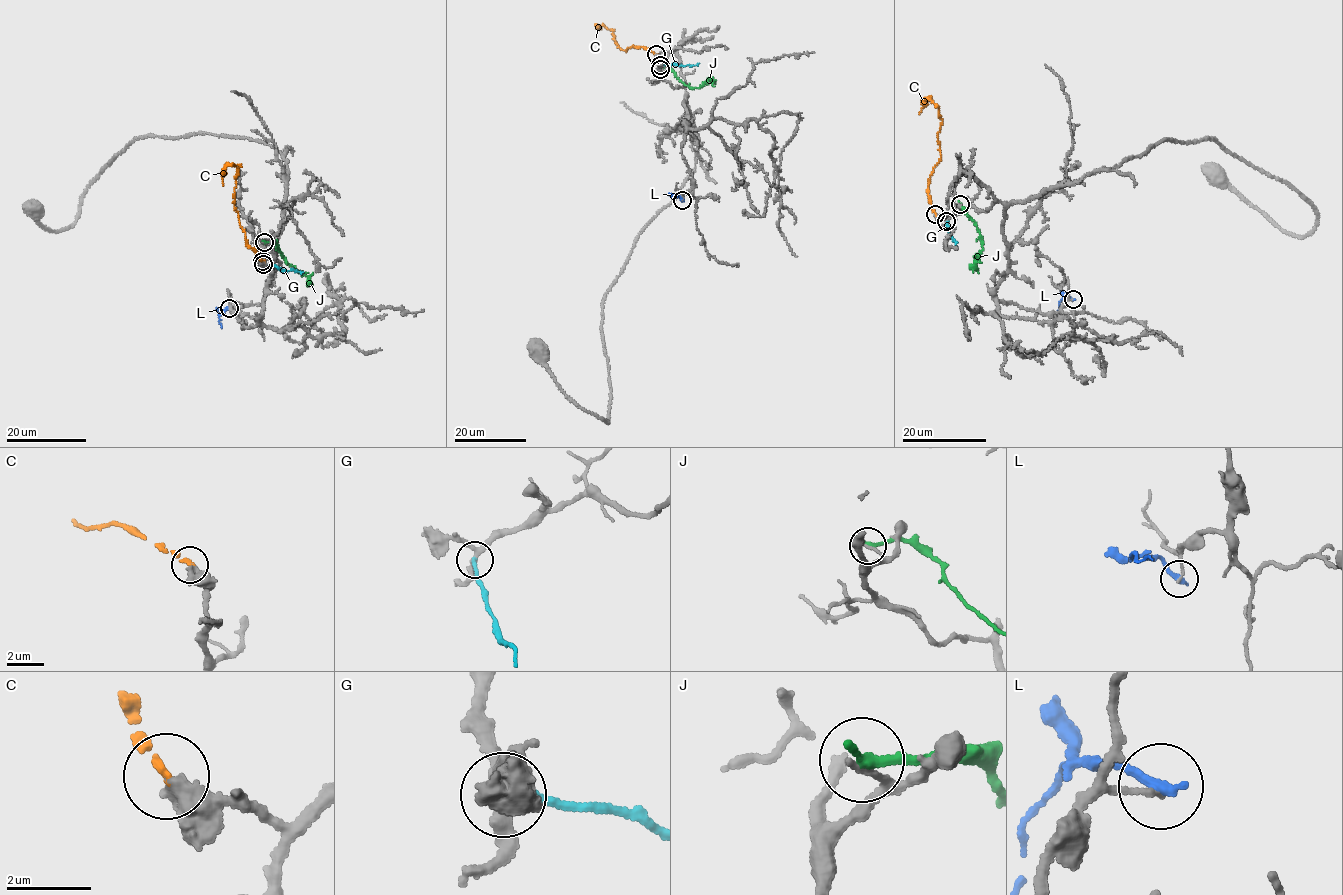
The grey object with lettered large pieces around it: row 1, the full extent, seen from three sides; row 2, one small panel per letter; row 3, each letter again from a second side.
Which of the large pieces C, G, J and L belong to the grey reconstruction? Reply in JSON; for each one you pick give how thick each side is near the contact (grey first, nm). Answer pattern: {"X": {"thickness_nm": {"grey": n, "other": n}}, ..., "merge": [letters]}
{"C": {"thickness_nm": {"grey": 420, "other": 220}}, "merge": ["C"]}

